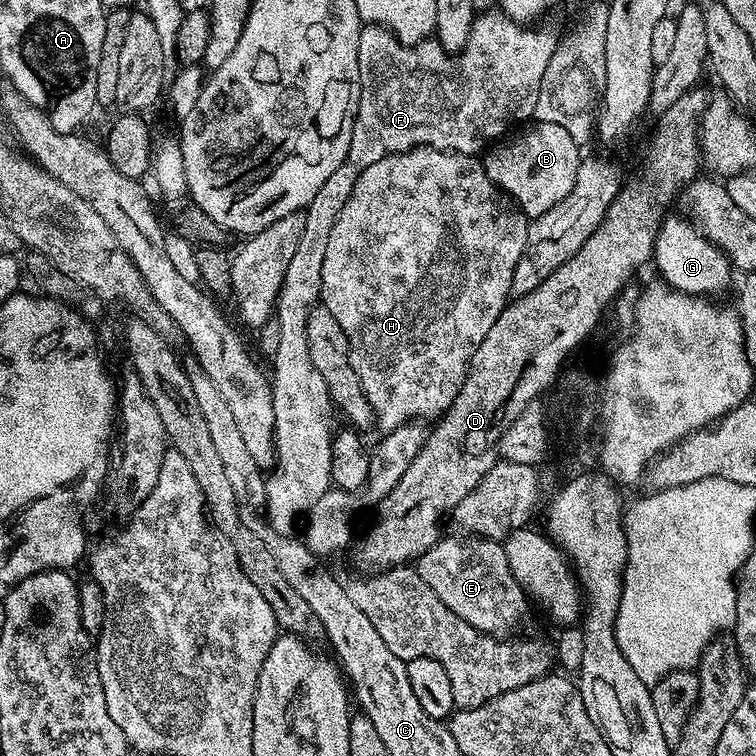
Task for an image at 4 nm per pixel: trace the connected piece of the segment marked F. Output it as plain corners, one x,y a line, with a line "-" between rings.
481,11
472,24
470,38
464,49
449,54
435,38
422,40
419,44
404,44
379,24
361,27
358,38
360,101
350,134
350,150
346,150
342,166
338,166
338,170
334,170
334,174
322,182
322,190
318,190
307,208
303,209
302,238
298,241
298,250
294,250
294,258
290,258
290,266
286,269
286,278
280,287
280,297
277,298
274,309
276,349
272,352
270,383
274,404
276,463
265,479
265,502
266,521
277,534
295,537
312,504
318,502
318,498
322,498
322,494
333,487
334,432
333,429
328,429
330,401
326,382
322,382
322,374
318,374
318,370
314,370
314,362
310,362
306,318
310,309
317,307
320,299
322,258
326,258
326,242
330,242
330,230
334,230
334,222
338,222
338,214
342,214
342,206
346,206
350,190
354,190
354,182
362,178
362,170
366,170
366,166
374,166
374,162
382,162
382,158
393,156
395,152
409,152
412,148
425,147
471,156
499,141
511,124
516,124
519,120
531,121
547,63
558,45
558,37
554,33
547,32
544,28
532,28
536,27
518,24
505,12

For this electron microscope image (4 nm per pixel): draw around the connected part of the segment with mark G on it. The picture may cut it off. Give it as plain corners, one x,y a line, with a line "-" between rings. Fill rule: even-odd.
665,215
656,233
654,265
660,271
657,272
659,279
676,292
684,292
688,296
715,297
715,292
722,291
731,282
734,269
728,263
728,257
700,233
691,219
680,216

